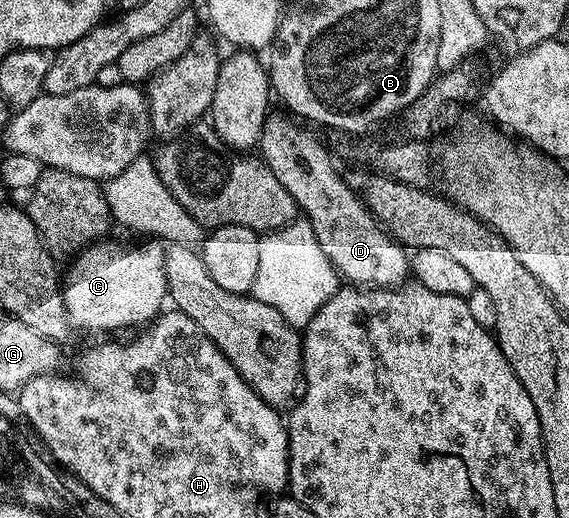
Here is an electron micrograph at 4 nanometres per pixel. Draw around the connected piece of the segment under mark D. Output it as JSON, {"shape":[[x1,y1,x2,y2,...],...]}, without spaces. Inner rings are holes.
{"shape":[[277,110,267,115,262,127,260,156,266,167,272,170,272,174,276,174,276,182,280,182,280,186,284,186,284,190,288,190,288,194,292,194,292,198,298,203,301,215,309,222,316,234,316,242,320,242,320,250,324,250,324,254,332,262,339,277,351,285,364,288,396,288,400,284,407,283,412,272,411,257,407,249,374,219,374,215,366,206,365,199,359,193,357,196,342,181,341,174,334,169,335,157,331,155,328,148,326,153,325,146,309,132,311,129,299,123,293,115,285,115,281,116]]}

